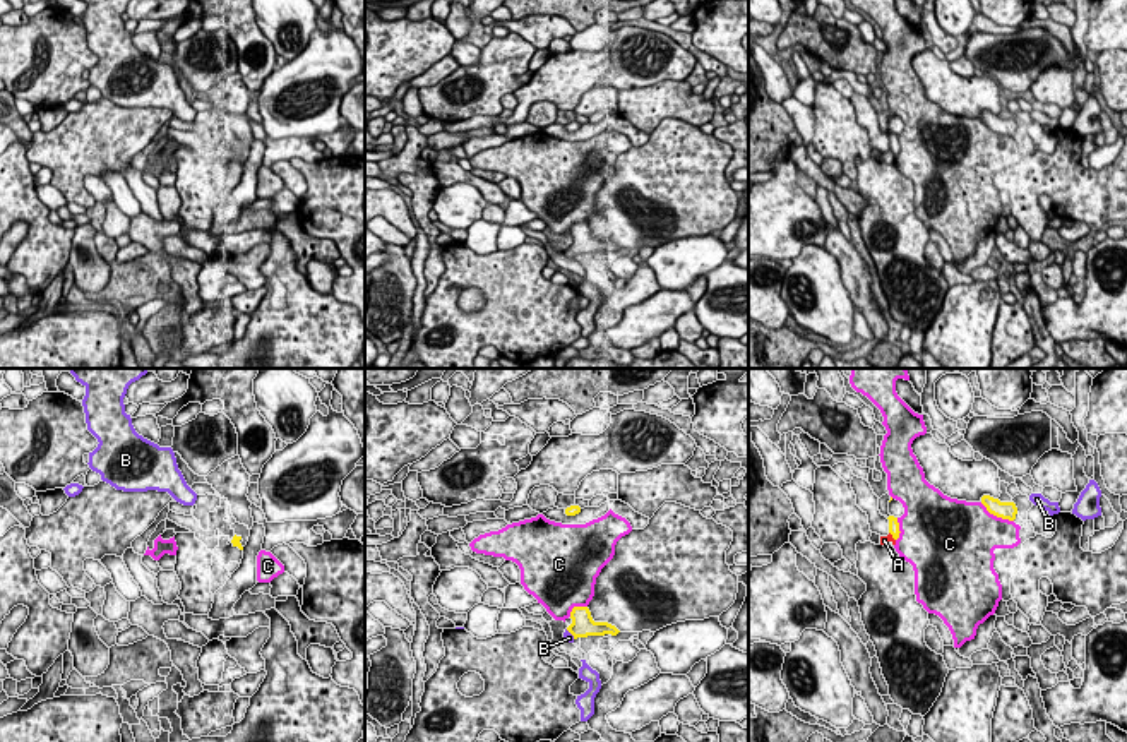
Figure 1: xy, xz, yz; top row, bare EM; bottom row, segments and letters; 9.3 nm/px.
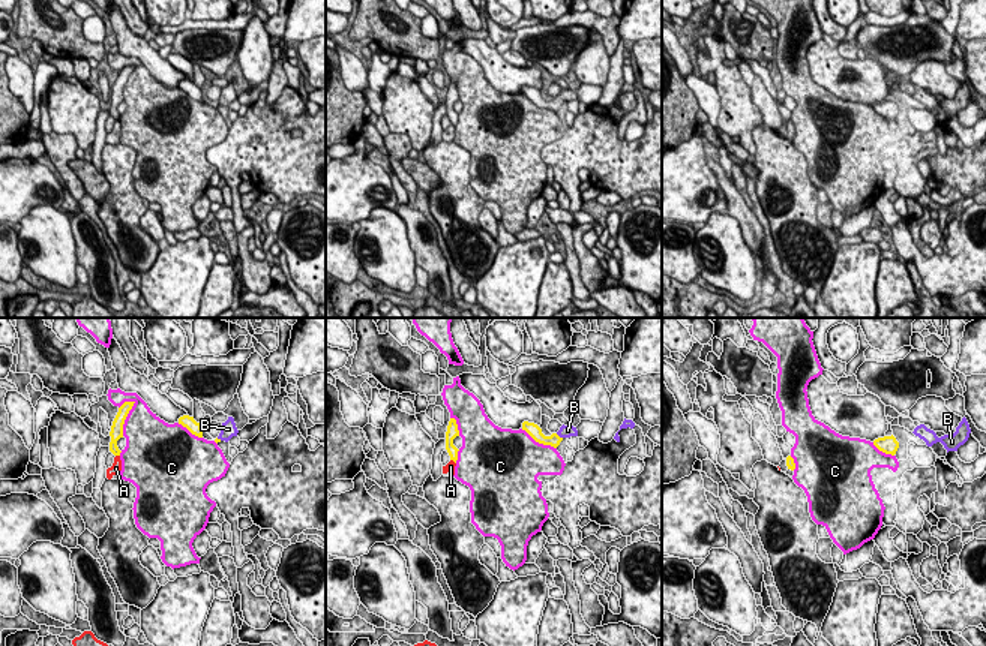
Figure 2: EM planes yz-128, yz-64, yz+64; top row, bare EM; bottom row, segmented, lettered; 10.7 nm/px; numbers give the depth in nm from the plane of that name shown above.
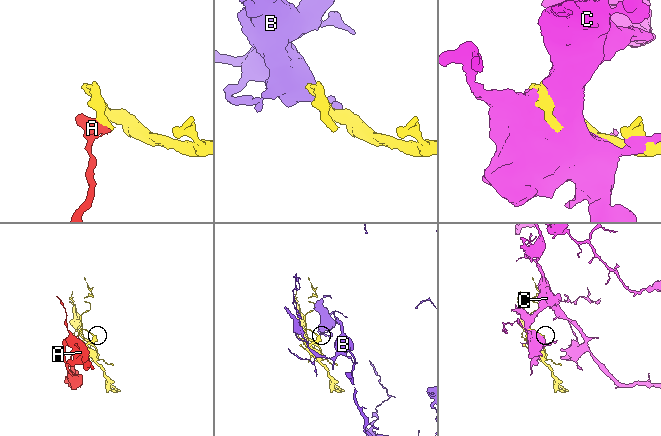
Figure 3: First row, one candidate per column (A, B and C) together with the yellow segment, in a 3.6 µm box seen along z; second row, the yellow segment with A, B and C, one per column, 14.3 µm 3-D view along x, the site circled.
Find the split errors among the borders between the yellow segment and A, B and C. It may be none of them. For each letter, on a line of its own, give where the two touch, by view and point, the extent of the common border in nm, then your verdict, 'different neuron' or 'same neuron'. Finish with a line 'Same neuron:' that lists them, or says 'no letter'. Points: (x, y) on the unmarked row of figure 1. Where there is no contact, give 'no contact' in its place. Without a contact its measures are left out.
A: contact yz (893, 153); length 110 nm; different neuron
B: contact xz (571, 249); length 130 nm; same neuron
C: contact yz (997, 132); length 360 nm; different neuron
Same neuron: B

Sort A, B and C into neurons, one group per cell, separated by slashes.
A / B / C

